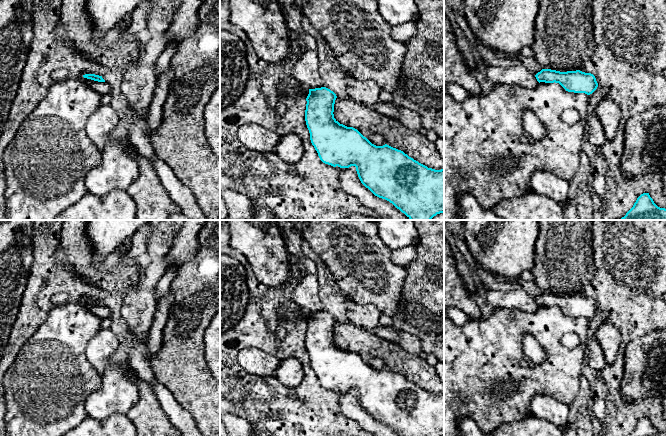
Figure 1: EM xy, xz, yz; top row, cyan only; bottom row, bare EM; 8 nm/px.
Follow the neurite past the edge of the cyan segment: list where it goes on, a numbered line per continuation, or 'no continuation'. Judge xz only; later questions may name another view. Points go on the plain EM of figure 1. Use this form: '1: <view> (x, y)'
1: xz (306, 294)

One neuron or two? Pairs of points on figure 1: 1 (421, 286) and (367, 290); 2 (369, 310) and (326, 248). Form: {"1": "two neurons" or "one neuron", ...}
{"1": "two neurons", "2": "two neurons"}

